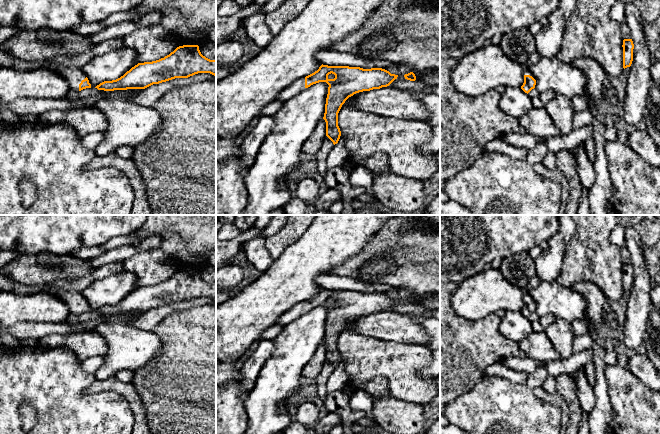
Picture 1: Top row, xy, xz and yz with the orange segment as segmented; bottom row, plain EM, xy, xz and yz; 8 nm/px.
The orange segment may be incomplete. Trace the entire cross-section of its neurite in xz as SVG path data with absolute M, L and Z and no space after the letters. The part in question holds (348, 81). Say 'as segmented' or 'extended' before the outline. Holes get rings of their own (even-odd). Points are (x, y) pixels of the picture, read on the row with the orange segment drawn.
extended; M322 64L314 73L297 79L281 91L276 100L284 103L311 85L326 82L329 87L323 119L326 122L326 136L335 145L341 136L338 113L345 101L356 93L387 87L397 77L382 68L363 69Z

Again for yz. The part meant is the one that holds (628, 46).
as segmented; M632 39L623 40L623 68L630 67L633 61L634 44Z

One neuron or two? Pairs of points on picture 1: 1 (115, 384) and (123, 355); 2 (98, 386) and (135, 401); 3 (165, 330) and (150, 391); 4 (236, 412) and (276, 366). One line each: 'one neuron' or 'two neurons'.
1: two neurons
2: one neuron
3: one neuron
4: two neurons

